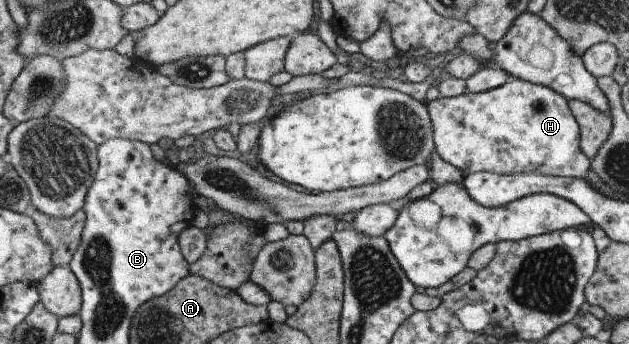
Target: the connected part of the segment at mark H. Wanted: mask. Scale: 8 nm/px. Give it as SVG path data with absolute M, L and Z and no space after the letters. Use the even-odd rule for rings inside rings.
M510 78L498 88L478 94L464 92L455 97L441 97L434 101L427 101L426 107L433 132L434 150L439 154L439 157L444 160L444 162L450 163L452 166L454 166L454 168L460 169L464 175L480 171L490 171L501 175L535 172L543 175L576 177L584 179L584 176L588 174L588 169L591 168L591 160L586 158L586 156L584 156L580 150L579 126L576 124L572 113L569 111L567 98L564 95L558 94L549 86L540 83L531 83L520 78Z

